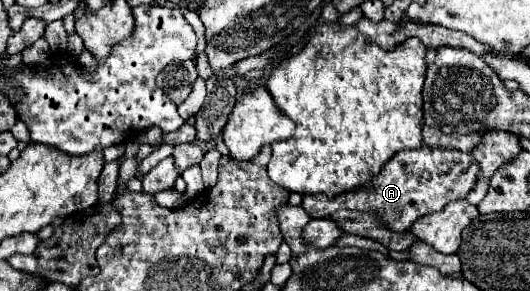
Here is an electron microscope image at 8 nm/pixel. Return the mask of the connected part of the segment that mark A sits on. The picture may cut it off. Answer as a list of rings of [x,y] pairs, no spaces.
[[[420,146],[416,150],[400,150],[394,154],[384,170],[372,178],[370,188],[362,186],[360,190],[340,194],[336,198],[326,198],[324,194],[306,194],[302,200],[302,208],[308,212],[310,218],[326,218],[334,210],[348,208],[358,212],[372,212],[376,214],[378,222],[386,224],[392,232],[406,232],[418,218],[426,216],[428,212],[442,210],[448,202],[466,198],[478,178],[478,164],[470,154],[460,150],[444,150],[444,148],[430,148]]]

